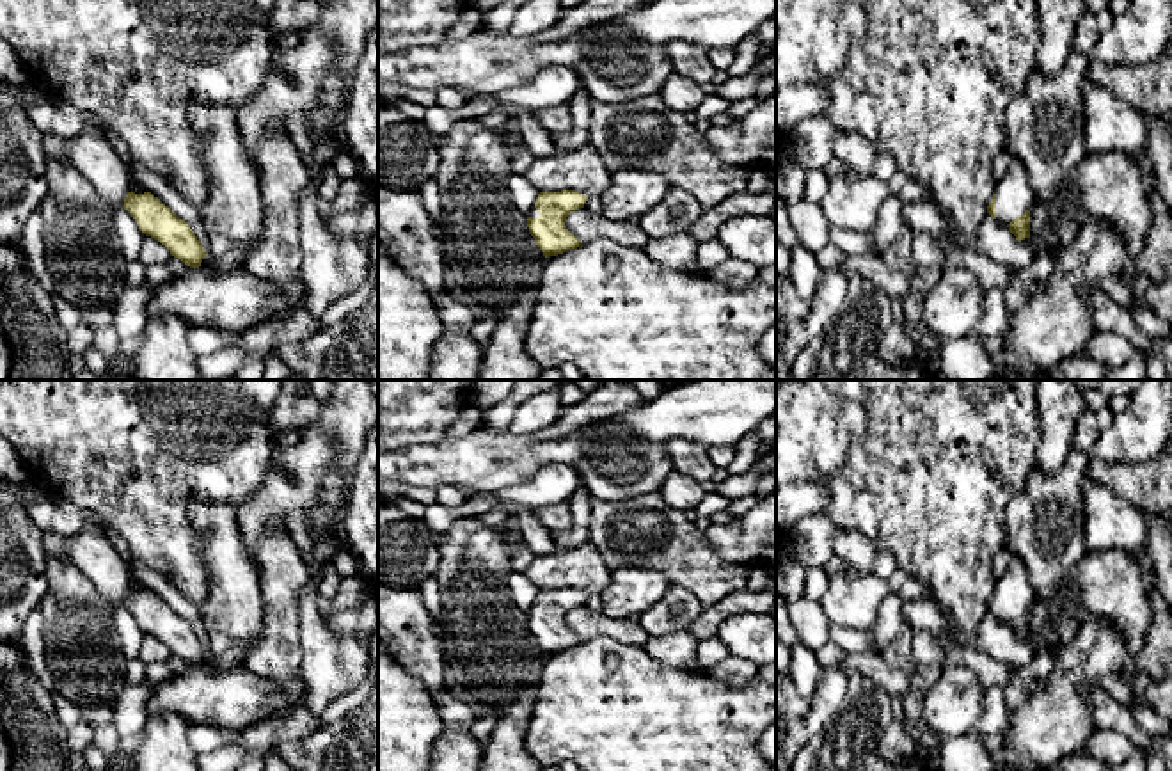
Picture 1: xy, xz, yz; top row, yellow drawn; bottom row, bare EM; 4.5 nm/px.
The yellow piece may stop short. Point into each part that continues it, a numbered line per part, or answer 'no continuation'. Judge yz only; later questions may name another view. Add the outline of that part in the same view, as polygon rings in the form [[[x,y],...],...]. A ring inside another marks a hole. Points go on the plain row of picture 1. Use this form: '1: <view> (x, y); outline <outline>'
1: yz (1014, 594); outline [[[1010,552],[1005,574],[994,581],[996,620],[1010,627],[1010,620],[1035,600],[1023,561]]]

